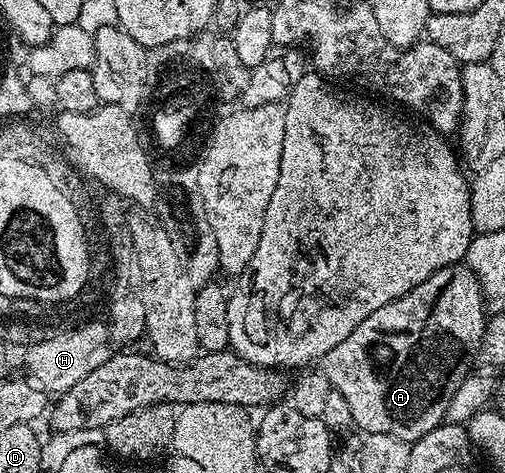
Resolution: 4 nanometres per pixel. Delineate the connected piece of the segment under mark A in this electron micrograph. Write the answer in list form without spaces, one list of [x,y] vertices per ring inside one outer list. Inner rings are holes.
[[[461,261],[438,269],[438,273],[426,277],[422,285],[390,301],[390,305],[374,309],[374,313],[370,313],[370,317],[366,317],[366,321],[346,337],[346,341],[334,345],[330,353],[323,355],[318,367],[330,381],[333,391],[346,397],[353,424],[357,428],[360,426],[361,432],[370,435],[390,433],[390,437],[413,444],[444,422],[454,393],[458,393],[458,387],[473,370],[472,363],[477,362],[489,318],[480,278],[467,262]]]

